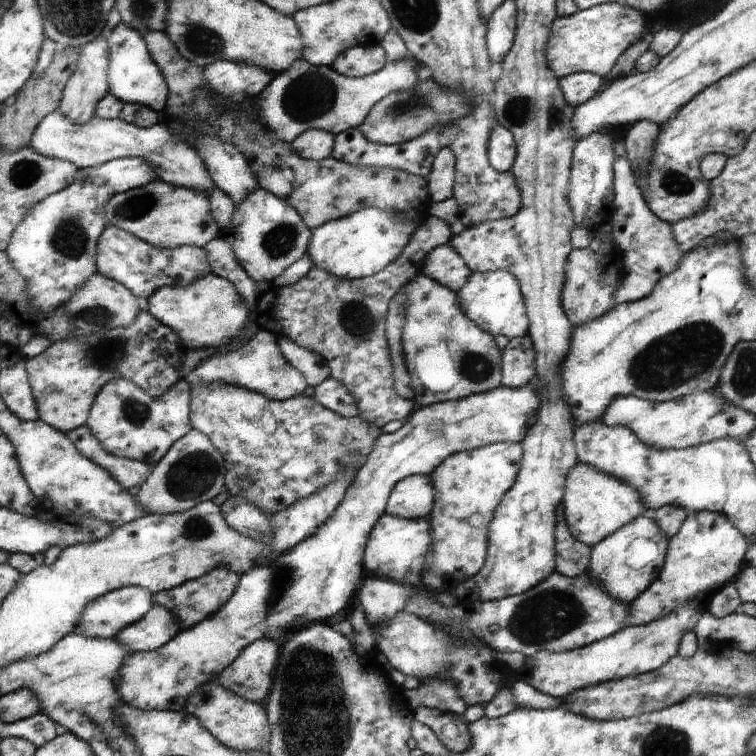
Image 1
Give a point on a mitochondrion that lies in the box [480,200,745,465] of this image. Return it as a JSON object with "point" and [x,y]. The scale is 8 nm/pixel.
{"point":[678,357]}

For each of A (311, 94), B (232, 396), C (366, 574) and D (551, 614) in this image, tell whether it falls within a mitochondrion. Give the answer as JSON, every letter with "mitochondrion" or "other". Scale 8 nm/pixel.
{"A":"mitochondrion","B":"other","C":"other","D":"mitochondrion"}

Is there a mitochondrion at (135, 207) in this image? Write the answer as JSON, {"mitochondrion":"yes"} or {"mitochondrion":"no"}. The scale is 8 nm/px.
{"mitochondrion":"yes"}

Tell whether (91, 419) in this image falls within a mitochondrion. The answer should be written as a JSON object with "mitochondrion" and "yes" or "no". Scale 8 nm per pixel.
{"mitochondrion":"no"}

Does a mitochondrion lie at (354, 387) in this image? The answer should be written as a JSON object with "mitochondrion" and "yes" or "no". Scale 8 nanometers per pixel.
{"mitochondrion":"no"}

